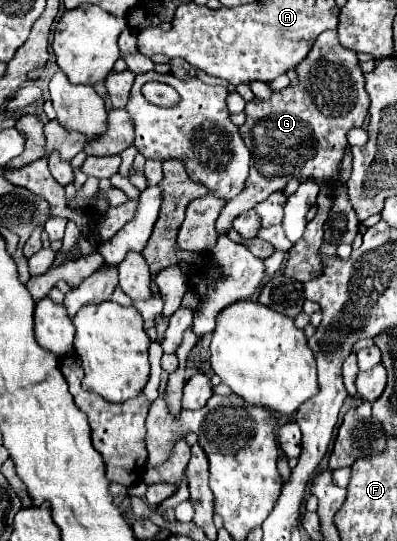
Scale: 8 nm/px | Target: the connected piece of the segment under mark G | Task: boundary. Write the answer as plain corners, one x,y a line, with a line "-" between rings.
337,31
321,33
319,39
315,39
307,59
303,59
303,63
299,63
299,67
295,67
295,73
299,79
295,85
287,85
285,89
271,93
269,99
253,97
245,105
247,121
239,127
239,135
241,135
243,143
247,145
247,149
251,151
251,171
249,171
243,193
239,193
235,199
231,199
215,221
215,231
219,237
229,233
231,221
235,217
239,217
243,211
249,211
255,207
255,195
267,197
277,189
281,191
291,177
299,177
299,179
315,177
317,181
331,177
331,175
335,177
339,173
339,165
341,165
341,159
345,153
343,149
347,145
347,131
351,127
363,125
363,121
367,117
369,95
365,91
363,71
359,67
357,55
353,51
347,51
341,47
341,43
337,39

